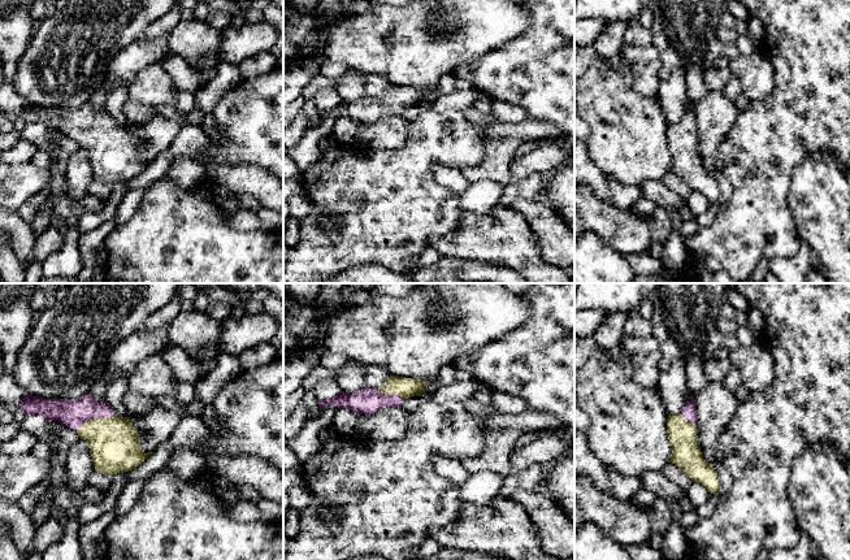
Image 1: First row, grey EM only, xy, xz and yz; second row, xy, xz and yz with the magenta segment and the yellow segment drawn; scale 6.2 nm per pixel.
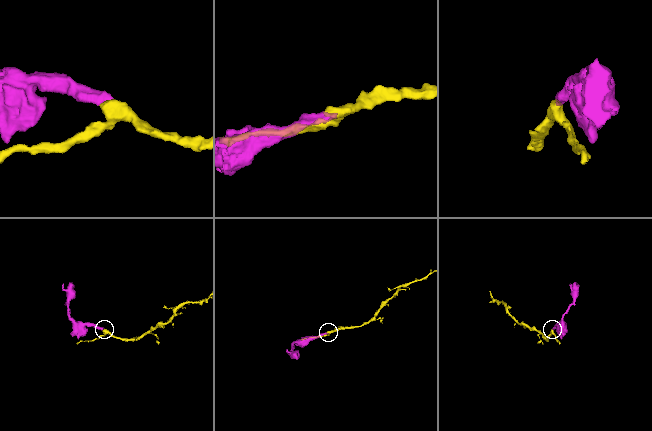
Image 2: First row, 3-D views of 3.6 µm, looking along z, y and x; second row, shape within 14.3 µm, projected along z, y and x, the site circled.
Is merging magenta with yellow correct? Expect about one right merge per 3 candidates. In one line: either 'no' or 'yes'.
yes

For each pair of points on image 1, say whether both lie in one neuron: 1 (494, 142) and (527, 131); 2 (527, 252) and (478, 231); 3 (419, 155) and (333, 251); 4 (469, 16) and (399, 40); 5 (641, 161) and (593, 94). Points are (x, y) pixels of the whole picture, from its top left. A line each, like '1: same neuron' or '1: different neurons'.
1: same neuron
2: same neuron
3: same neuron
4: same neuron
5: same neuron

